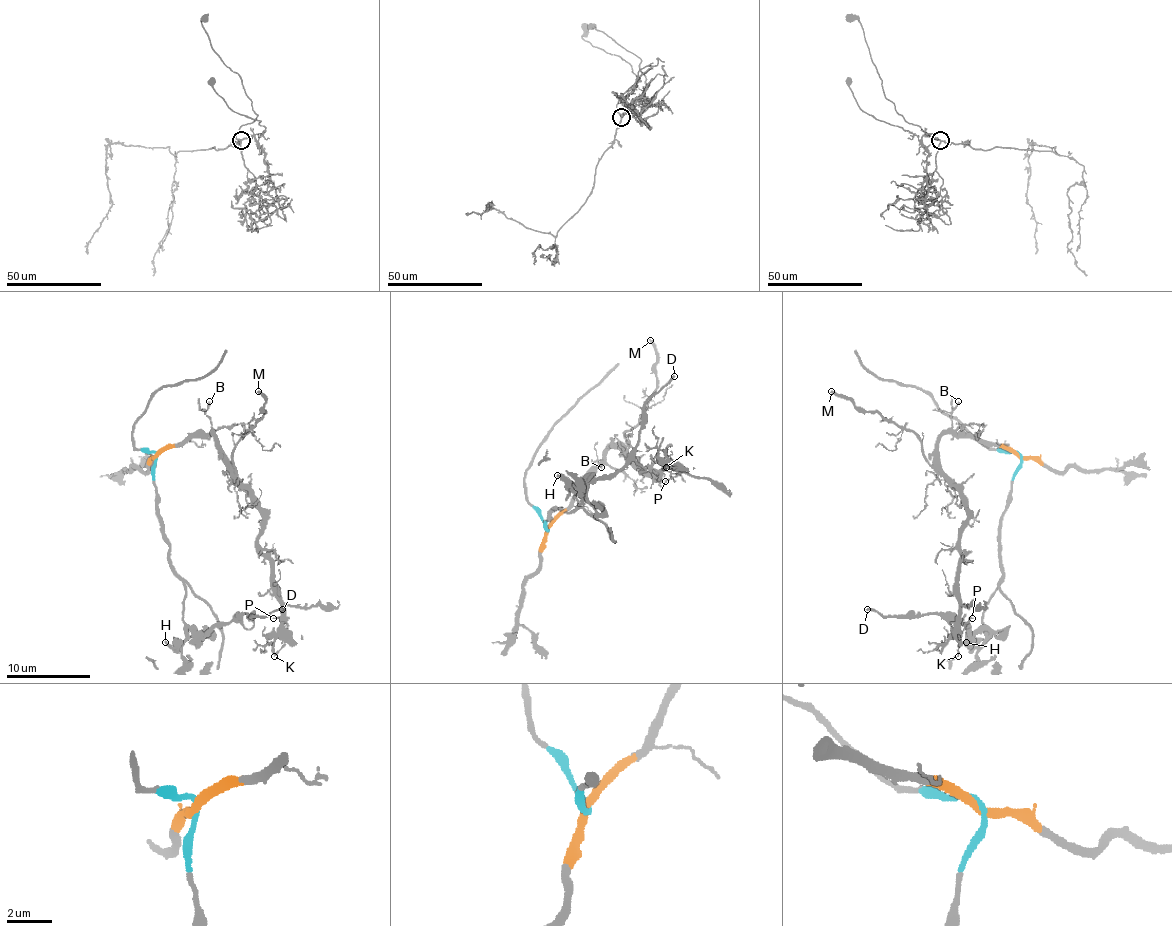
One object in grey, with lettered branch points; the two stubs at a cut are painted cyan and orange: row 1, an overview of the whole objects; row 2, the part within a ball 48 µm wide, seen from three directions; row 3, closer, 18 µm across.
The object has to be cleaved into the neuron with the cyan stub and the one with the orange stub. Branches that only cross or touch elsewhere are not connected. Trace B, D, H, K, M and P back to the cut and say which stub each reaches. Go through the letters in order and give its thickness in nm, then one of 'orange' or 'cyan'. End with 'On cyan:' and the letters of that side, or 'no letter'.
B: 150 nm thick; orange
D: 200 nm thick; cyan
H: 280 nm thick; cyan
K: 150 nm thick; orange
M: 240 nm thick; orange
P: 140 nm thick; orange
On cyan: D, H

